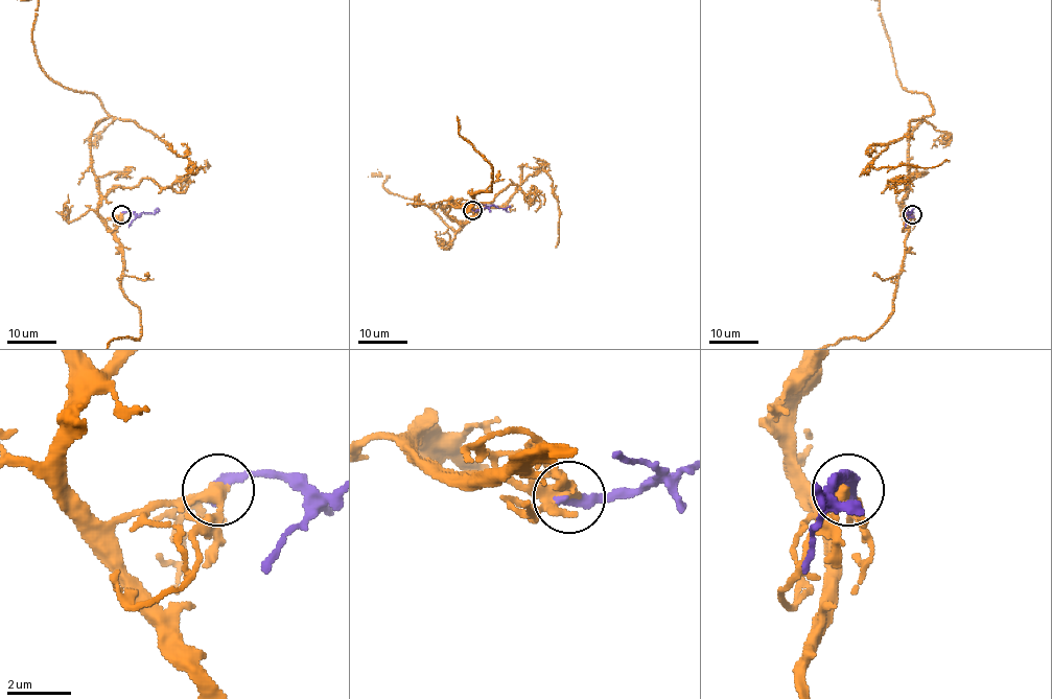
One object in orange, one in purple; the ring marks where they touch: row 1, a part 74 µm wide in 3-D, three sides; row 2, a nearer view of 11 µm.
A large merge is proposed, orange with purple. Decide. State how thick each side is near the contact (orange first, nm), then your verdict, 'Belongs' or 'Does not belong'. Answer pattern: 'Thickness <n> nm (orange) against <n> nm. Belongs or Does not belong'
Thickness 280 nm (orange) against 340 nm. Belongs

